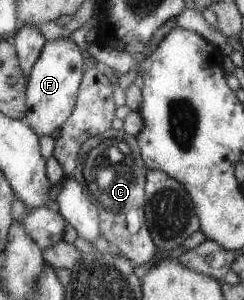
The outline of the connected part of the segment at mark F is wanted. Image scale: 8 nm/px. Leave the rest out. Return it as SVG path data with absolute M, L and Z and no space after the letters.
M57 37L53 40L45 40L40 49L36 62L32 65L30 74L27 76L27 83L25 86L25 109L26 114L23 121L26 126L31 127L34 134L50 135L52 131L58 127L68 118L75 105L75 98L77 97L77 90L83 75L83 61L84 56L77 44L74 44L68 37Z

